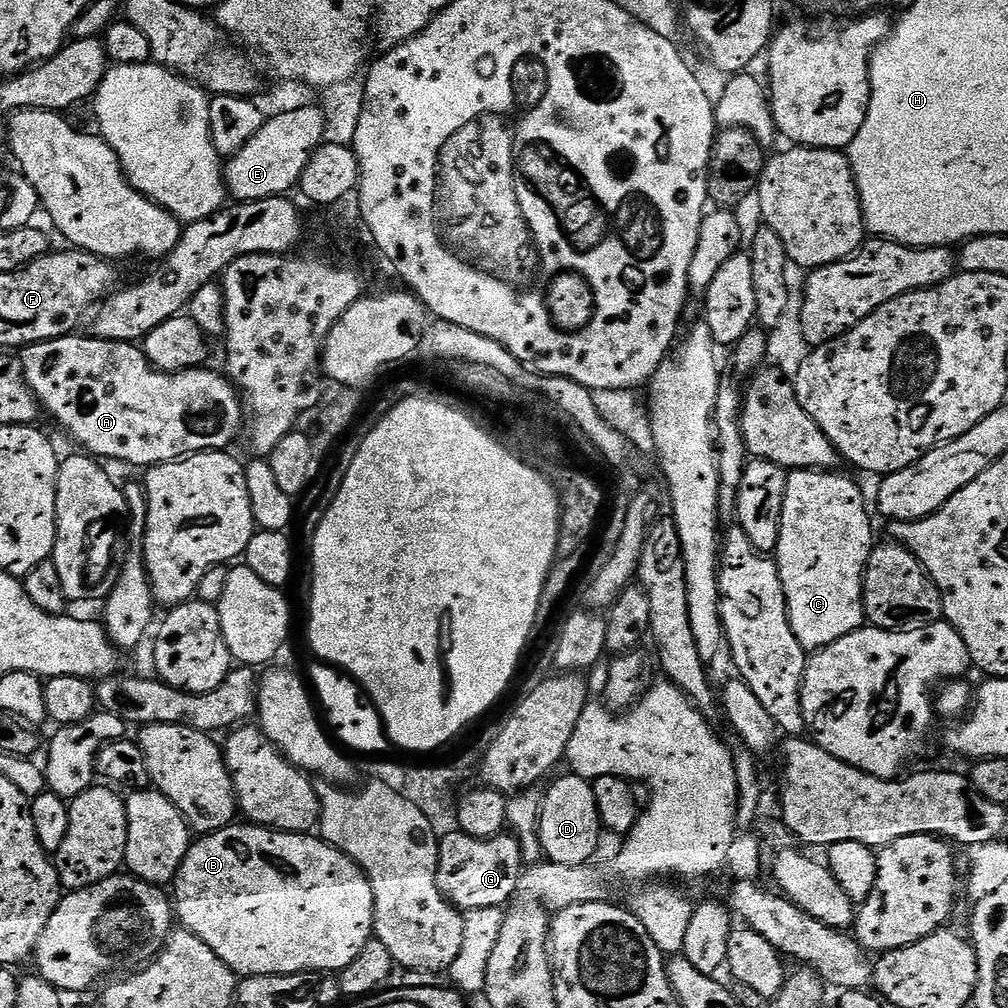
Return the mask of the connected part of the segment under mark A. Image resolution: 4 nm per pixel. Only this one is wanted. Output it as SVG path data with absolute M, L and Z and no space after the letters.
M69 334L59 336L56 340L47 340L41 344L27 345L19 353L18 363L21 371L24 372L24 381L31 388L37 400L40 402L41 409L48 412L81 444L85 453L99 458L101 461L121 460L124 464L133 464L139 470L147 470L156 464L168 464L172 460L178 460L186 456L191 456L194 452L207 452L209 450L224 450L229 447L228 443L237 439L242 427L242 400L238 395L233 383L227 375L216 372L203 372L203 367L197 366L183 372L162 372L158 368L152 367L147 356L144 355L143 347L126 340L99 340L98 337L85 334Z

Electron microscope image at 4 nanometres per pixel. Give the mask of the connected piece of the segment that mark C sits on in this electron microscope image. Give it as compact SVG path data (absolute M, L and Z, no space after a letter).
M788 472L784 487L780 533L774 559L786 594L786 606L794 638L805 650L825 648L838 638L856 632L865 623L864 567L874 547L872 520L864 509L864 496L848 476L835 472Z

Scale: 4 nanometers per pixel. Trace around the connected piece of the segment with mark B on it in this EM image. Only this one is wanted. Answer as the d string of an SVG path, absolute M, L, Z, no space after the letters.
M233 822L227 828L201 835L193 839L187 854L182 858L182 866L176 872L174 881L174 916L180 920L187 931L192 932L237 977L247 978L249 976L293 976L299 972L310 972L313 974L339 974L366 946L366 942L373 939L374 929L374 894L370 890L370 882L366 874L355 862L344 852L340 852L334 846L327 844L323 838L316 834L305 834L303 832L277 832L275 828L262 828L251 822Z

